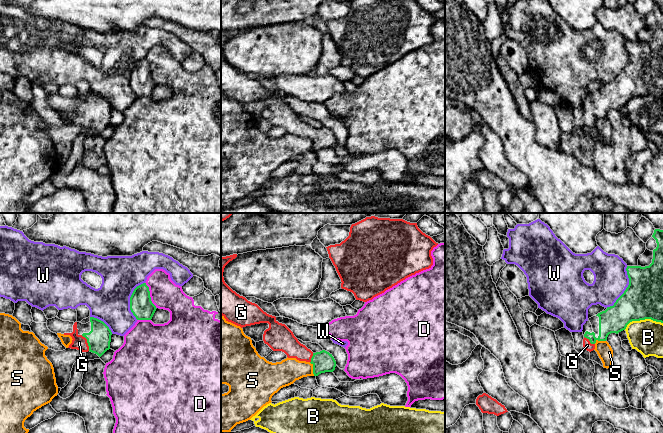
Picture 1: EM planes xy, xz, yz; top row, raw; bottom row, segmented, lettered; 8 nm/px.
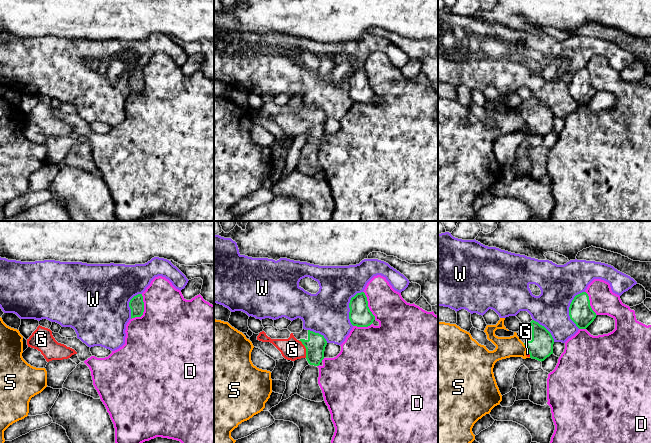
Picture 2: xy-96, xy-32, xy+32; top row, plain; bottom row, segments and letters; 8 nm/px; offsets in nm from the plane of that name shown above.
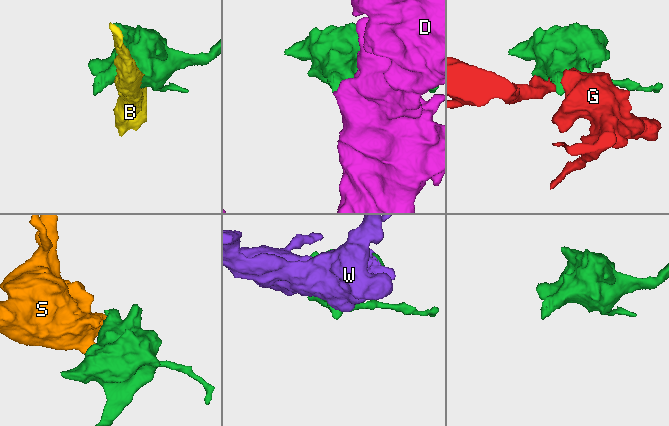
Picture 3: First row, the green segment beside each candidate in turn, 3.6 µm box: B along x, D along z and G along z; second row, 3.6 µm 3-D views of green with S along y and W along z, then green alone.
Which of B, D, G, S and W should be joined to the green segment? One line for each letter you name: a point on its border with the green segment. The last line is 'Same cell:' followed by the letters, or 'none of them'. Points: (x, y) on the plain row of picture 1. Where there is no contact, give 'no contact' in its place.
G: contact xy (87, 118)
Same cell: G

